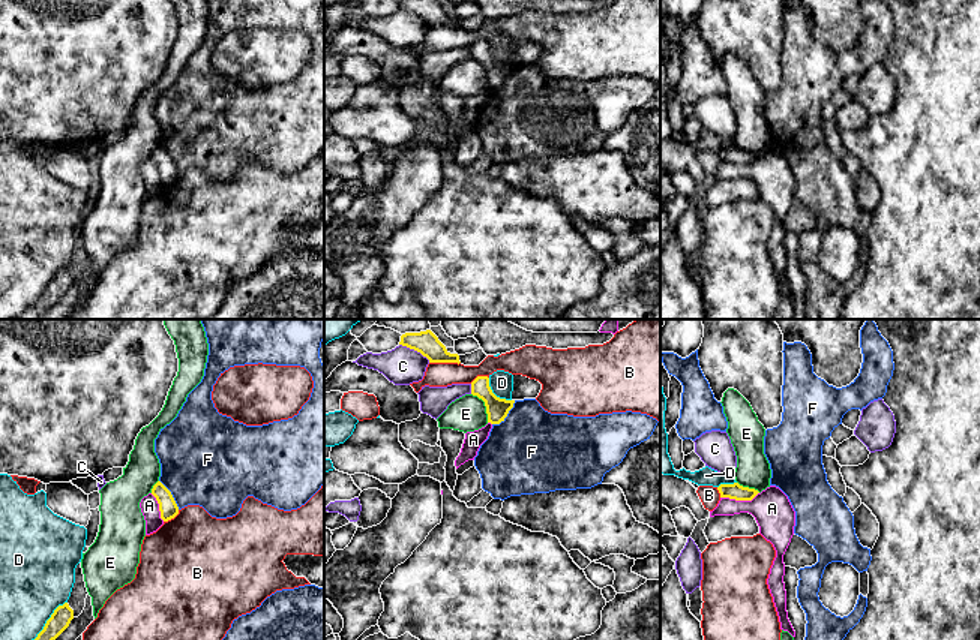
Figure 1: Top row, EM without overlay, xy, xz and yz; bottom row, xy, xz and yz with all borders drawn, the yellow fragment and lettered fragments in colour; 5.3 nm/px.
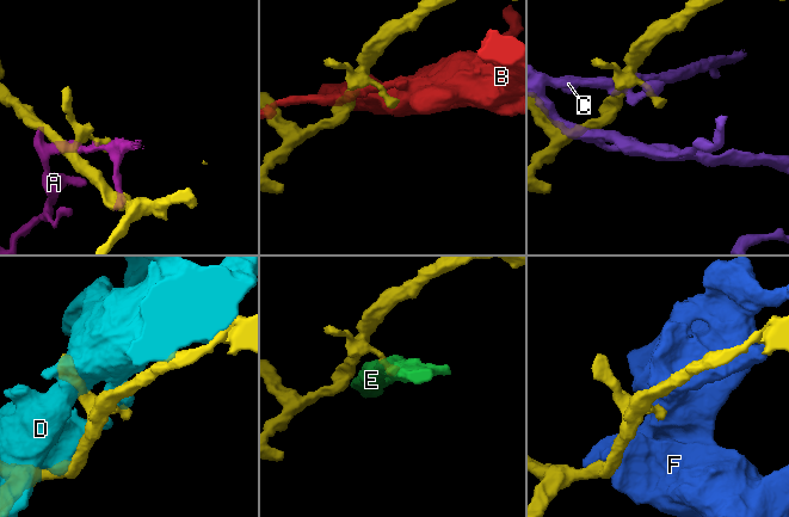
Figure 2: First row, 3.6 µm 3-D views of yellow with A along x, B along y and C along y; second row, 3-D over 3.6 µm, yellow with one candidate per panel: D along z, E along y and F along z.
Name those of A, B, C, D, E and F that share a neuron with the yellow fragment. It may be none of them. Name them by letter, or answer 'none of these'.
none of these

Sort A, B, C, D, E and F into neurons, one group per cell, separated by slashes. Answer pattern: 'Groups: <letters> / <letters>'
Groups: A / B / C / D / E / F

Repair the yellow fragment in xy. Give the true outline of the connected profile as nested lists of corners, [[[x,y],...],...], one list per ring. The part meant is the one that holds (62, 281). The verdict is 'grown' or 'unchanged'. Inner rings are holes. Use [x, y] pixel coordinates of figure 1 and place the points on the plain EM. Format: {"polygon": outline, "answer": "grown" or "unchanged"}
{"polygon": [[[68,267],[59,270],[47,285],[44,294],[35,304],[26,309],[18,319],[39,319],[53,304],[56,304],[74,283],[74,274]]], "answer": "unchanged"}

